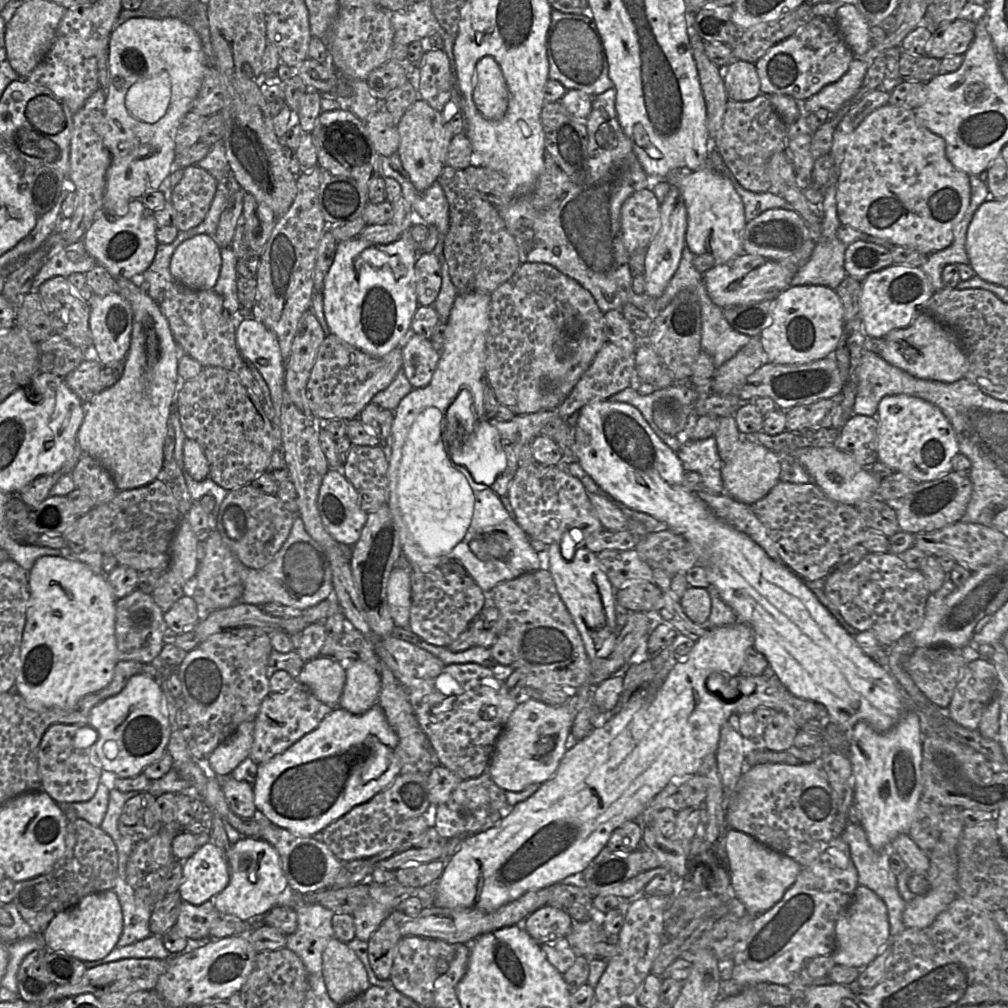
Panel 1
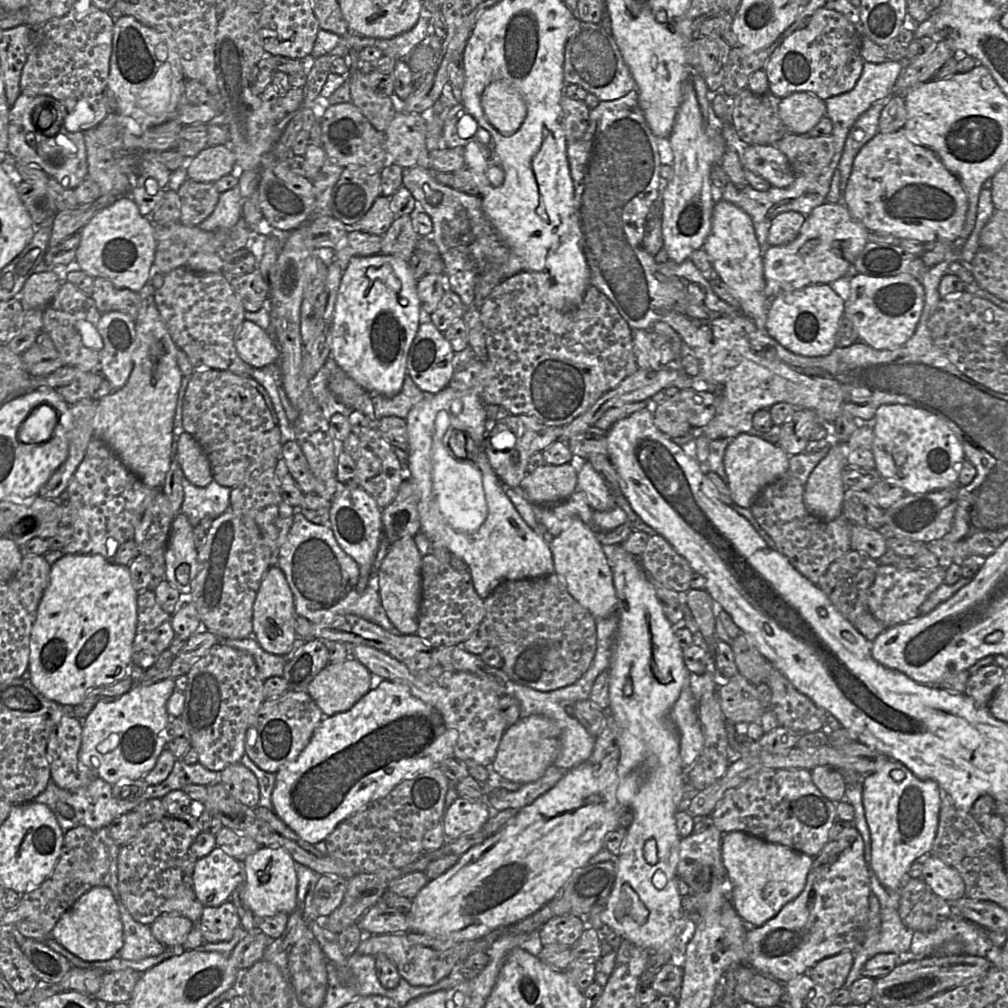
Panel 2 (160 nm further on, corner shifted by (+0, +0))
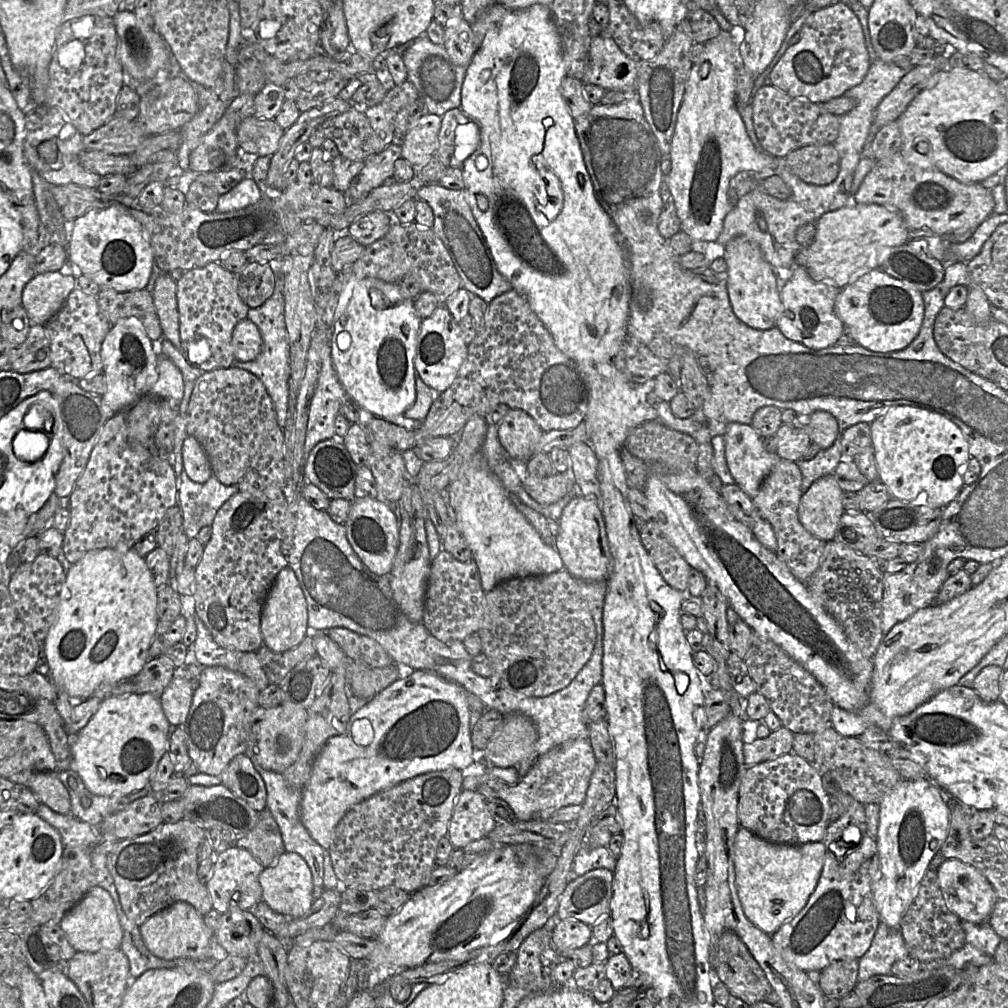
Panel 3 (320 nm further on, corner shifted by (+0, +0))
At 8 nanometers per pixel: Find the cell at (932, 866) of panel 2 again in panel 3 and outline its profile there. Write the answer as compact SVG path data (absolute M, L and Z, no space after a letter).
M957 859L945 860L936 871L938 884L948 909L961 921L987 923L998 898L986 878L974 867Z

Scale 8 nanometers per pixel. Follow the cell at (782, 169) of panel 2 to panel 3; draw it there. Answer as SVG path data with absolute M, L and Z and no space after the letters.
M721 30L715 38L707 41L704 45L702 55L699 61L693 64L686 81L669 155L672 167L667 176L667 185L681 222L681 230L688 234L694 242L712 242L718 239L723 228L724 218L731 209L727 194L731 178L742 171L773 175L775 173L775 159L777 158L764 150L755 148L737 110L738 50L731 33Z

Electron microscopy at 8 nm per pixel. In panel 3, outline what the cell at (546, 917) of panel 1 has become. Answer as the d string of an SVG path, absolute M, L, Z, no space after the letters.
M566 919L557 922L552 932L551 945L557 952L567 953L592 941L592 926L577 919Z

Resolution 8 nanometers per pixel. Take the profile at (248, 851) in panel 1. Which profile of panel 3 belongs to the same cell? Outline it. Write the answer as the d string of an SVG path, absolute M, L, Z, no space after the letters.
M285 851L270 867L266 867L259 875L262 901L271 909L287 918L299 919L308 915L313 897L312 872L306 861L297 853Z

